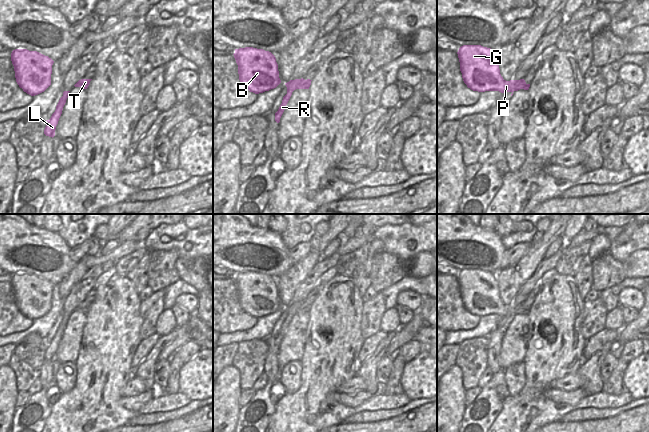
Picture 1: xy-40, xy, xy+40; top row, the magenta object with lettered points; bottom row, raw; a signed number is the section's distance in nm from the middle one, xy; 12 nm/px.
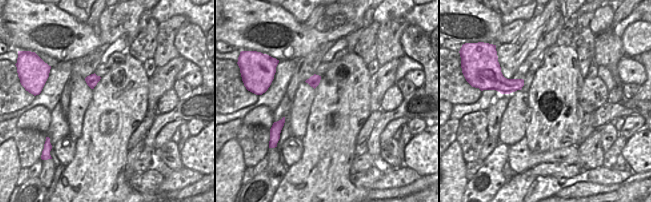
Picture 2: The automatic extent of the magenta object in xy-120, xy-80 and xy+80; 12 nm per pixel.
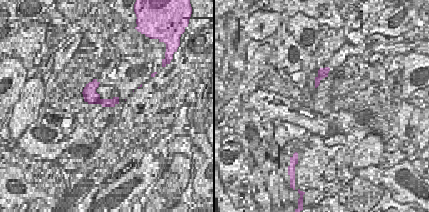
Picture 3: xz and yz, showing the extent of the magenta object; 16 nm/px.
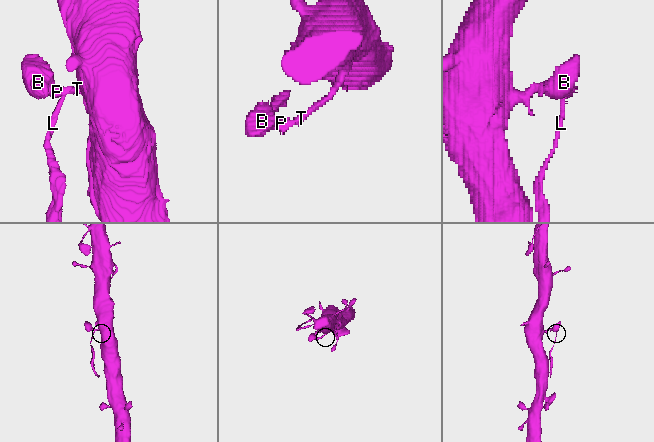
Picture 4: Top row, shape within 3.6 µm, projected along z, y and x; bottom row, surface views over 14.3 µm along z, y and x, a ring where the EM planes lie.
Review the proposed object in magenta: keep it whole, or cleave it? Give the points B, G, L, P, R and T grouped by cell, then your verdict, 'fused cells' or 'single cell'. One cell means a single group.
B G P T / L R; fused cells

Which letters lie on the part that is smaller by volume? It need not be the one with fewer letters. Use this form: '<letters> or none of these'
L, R

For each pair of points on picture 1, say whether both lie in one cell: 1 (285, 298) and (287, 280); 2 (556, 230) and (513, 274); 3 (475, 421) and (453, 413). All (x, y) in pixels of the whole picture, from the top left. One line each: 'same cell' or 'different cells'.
1: same cell
2: same cell
3: different cells

